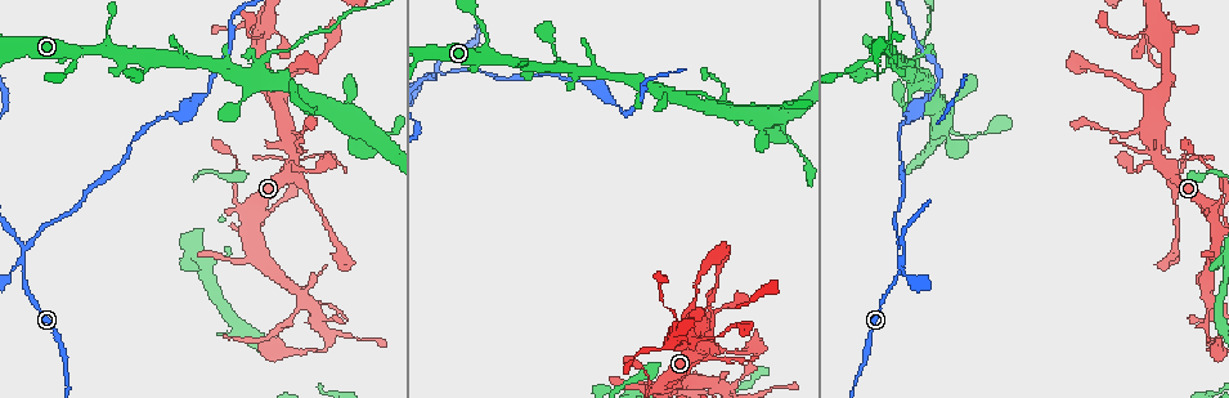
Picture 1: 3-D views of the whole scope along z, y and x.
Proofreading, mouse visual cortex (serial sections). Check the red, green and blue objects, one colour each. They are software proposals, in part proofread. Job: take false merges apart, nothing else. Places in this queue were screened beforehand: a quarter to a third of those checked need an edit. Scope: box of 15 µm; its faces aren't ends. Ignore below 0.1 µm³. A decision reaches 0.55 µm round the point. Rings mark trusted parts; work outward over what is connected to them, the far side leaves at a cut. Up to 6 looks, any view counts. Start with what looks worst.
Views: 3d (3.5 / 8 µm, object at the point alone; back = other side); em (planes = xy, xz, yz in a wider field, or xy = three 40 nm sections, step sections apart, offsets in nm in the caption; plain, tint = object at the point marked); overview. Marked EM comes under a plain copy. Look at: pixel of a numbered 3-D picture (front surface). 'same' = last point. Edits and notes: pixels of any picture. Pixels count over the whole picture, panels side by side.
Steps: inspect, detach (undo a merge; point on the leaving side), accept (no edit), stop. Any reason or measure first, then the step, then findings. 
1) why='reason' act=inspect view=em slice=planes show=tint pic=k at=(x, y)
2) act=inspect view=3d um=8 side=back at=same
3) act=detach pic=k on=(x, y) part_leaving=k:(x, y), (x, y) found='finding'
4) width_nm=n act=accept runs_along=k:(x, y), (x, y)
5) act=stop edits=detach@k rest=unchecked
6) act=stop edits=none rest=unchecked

why='sudden change in width' act=inspect view=3d um=3.5 pic=1 at=(23, 262)

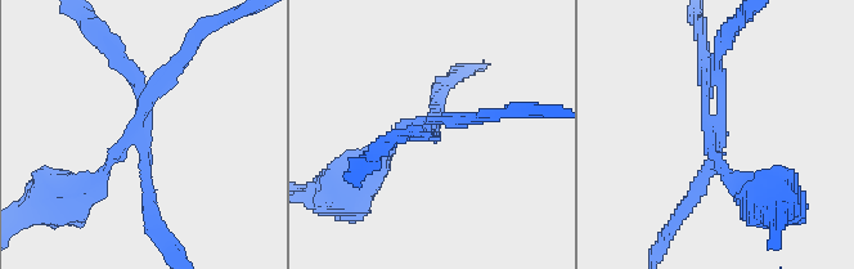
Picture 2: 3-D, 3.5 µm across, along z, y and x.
arms=4 arm_widths_nm=150,150,200,200 why='now the EM' act=inspect view=em slice=xy step=1 show=tint pic=2 at=(719, 140)

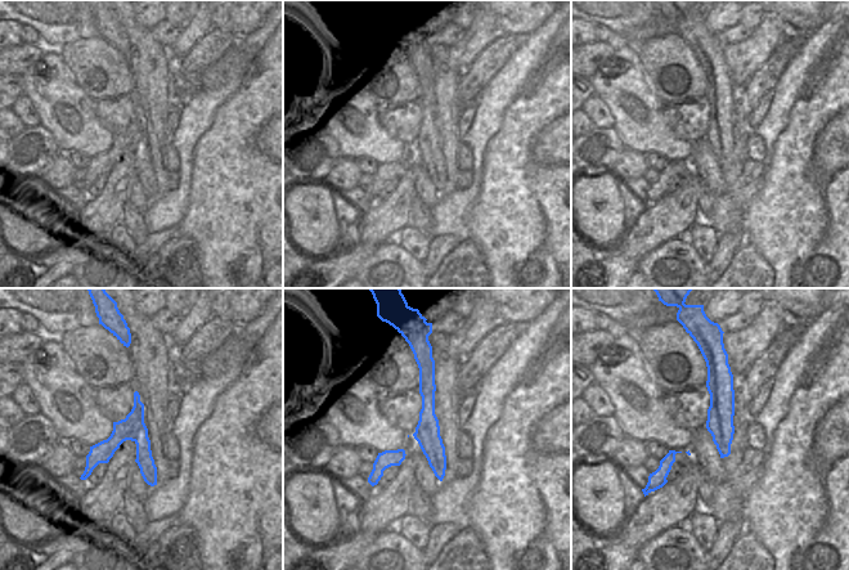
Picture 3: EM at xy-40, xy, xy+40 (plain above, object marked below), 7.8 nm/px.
act=detach pic=2 on=(162, 76) part_leaving=2:(138, 130), (153, 86), (208, 27) found='two cells meet here'

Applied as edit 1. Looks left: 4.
act=inspect view=overview

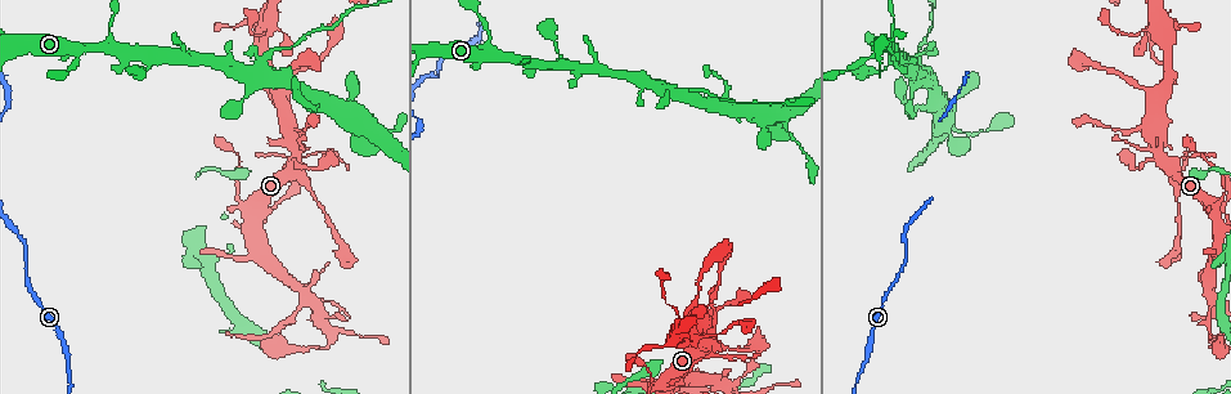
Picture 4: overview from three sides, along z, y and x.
why='small branch off a trunk' act=inspect view=3d um=3.5 pic=4 at=(675, 90)

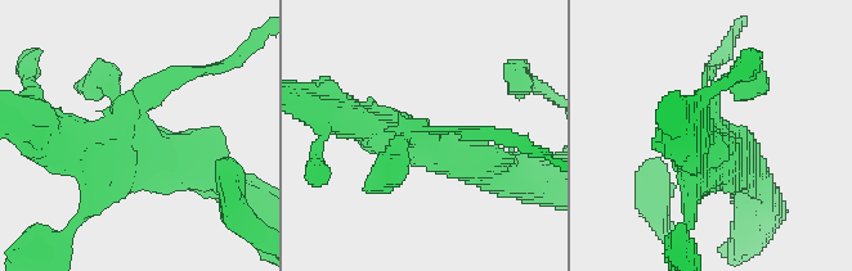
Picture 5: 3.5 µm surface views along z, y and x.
why='now the EM' act=inspect view=em slice=planes show=tint pic=5 at=(129, 127)

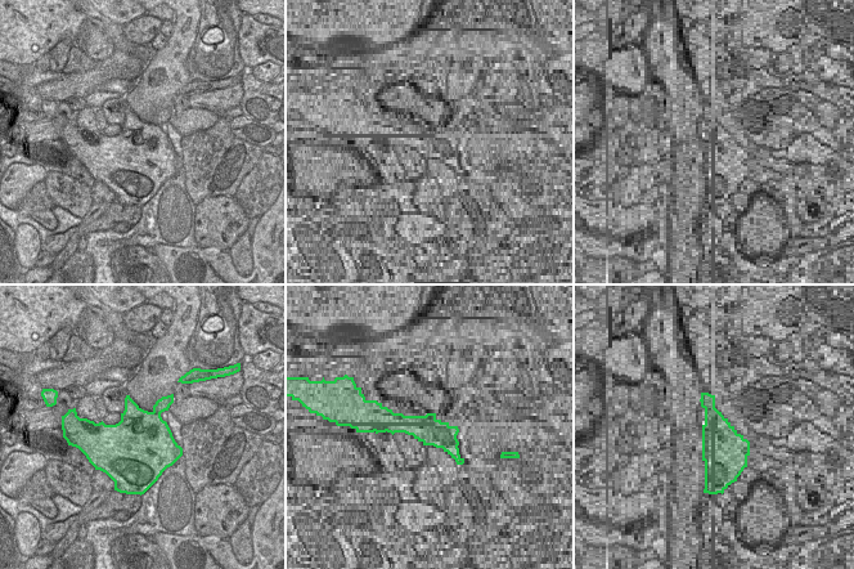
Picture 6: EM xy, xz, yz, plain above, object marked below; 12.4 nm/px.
act=detach pic=5 on=(487, 136) part_leaving=5:(452, 130), (511, 136), (550, 159) found='a second cell is stuck on'

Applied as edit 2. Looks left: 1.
why='thick turns thin' act=inspect view=3d um=3.5 pic=4 at=(302, 178)

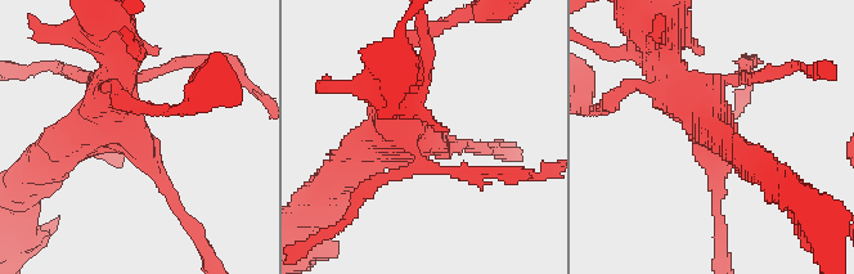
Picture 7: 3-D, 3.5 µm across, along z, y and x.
act=accept runs_along=7:(742, 157), (677, 86), (660, 35) found='all the same cell'

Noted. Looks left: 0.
act=stop edits=detach@2,detach@5 rest=unchecked

